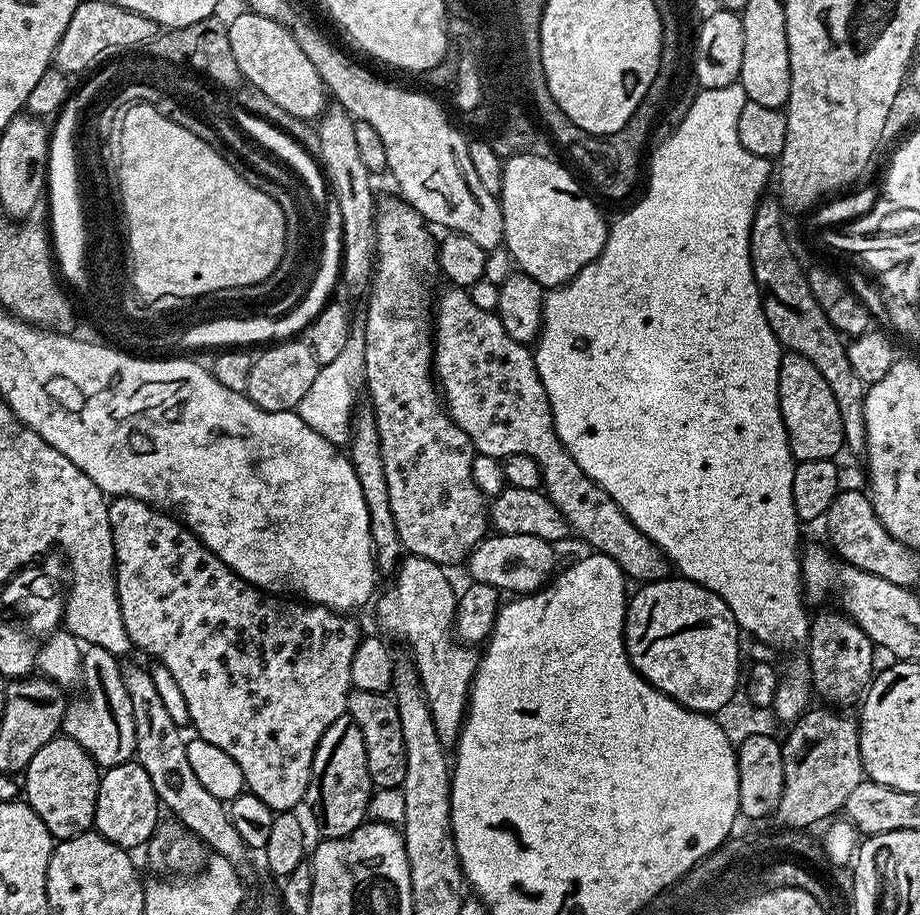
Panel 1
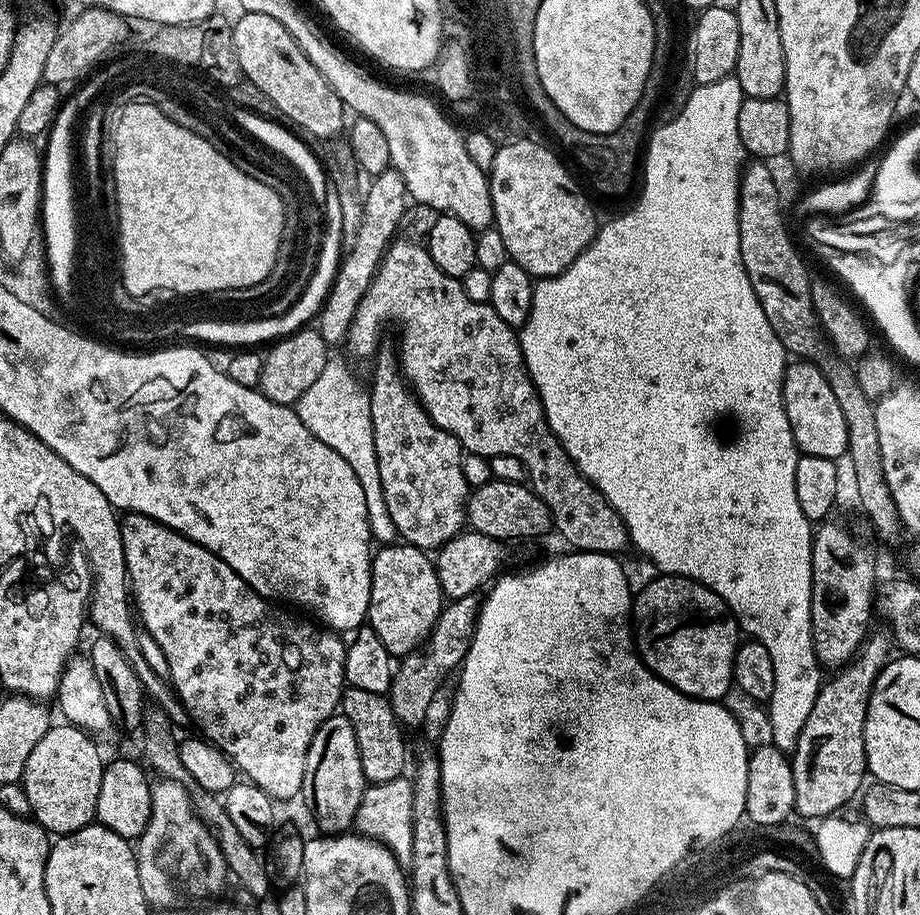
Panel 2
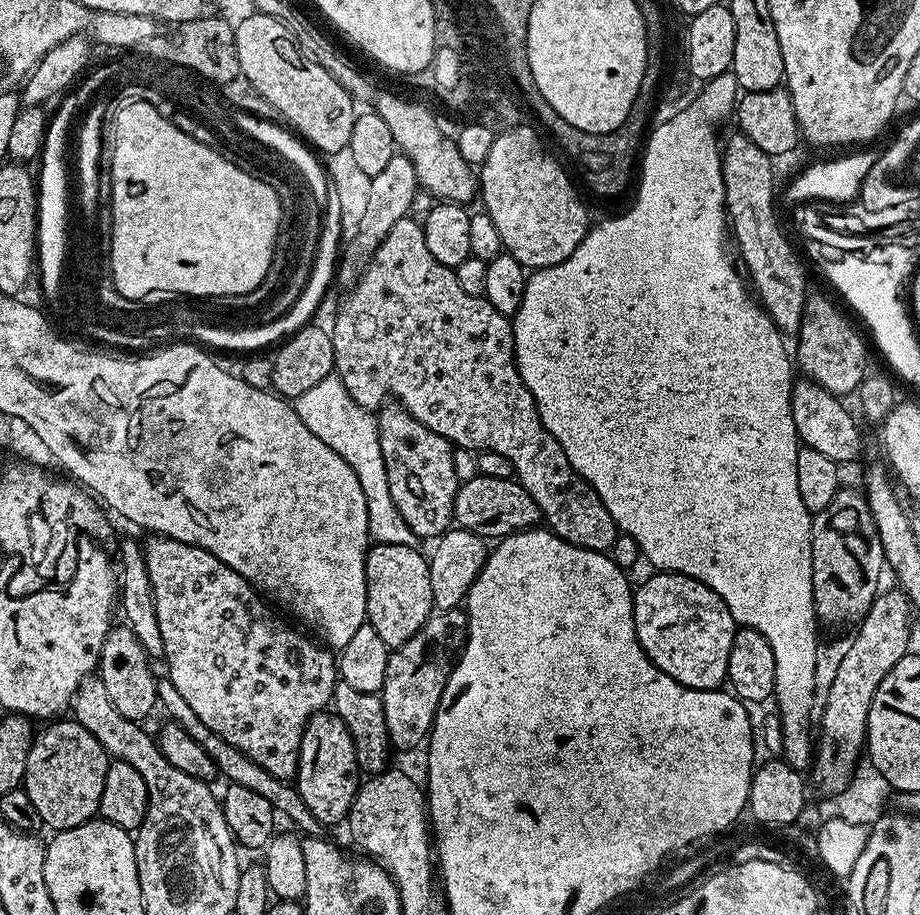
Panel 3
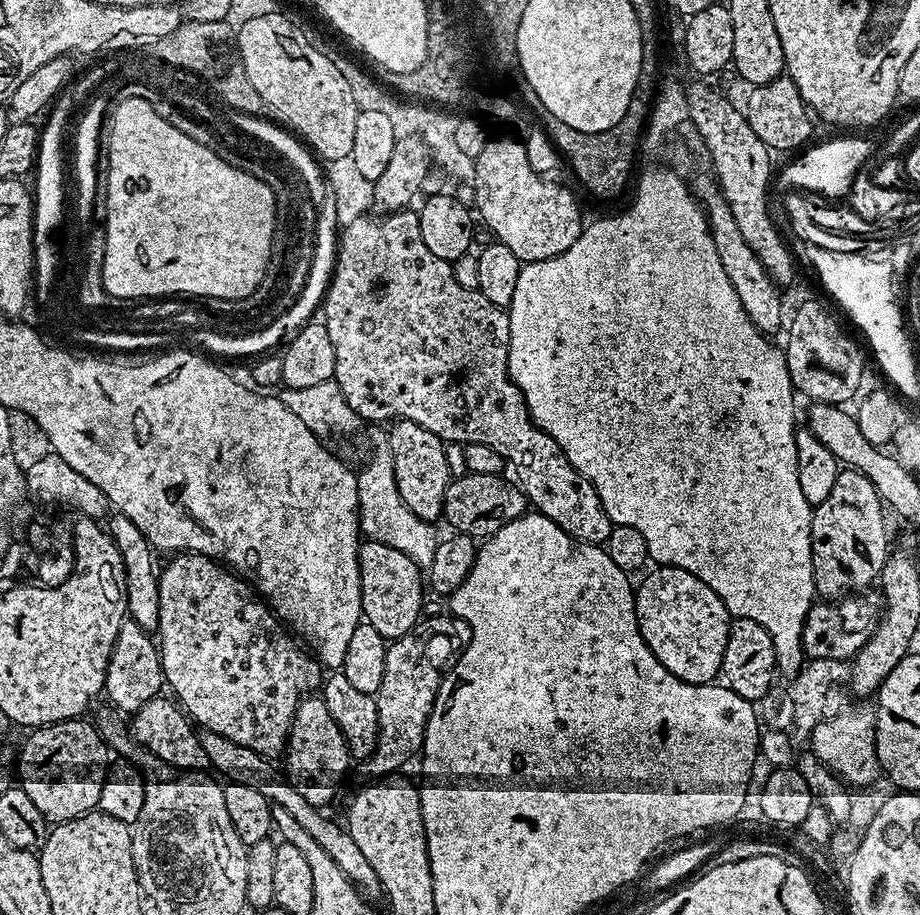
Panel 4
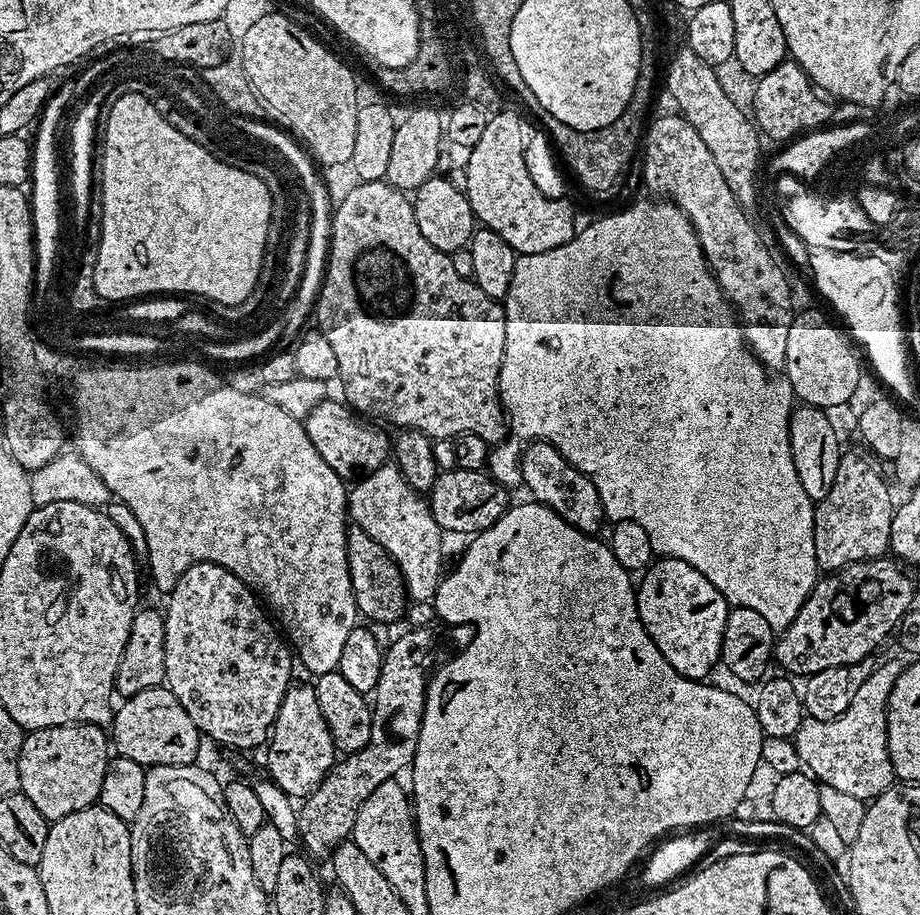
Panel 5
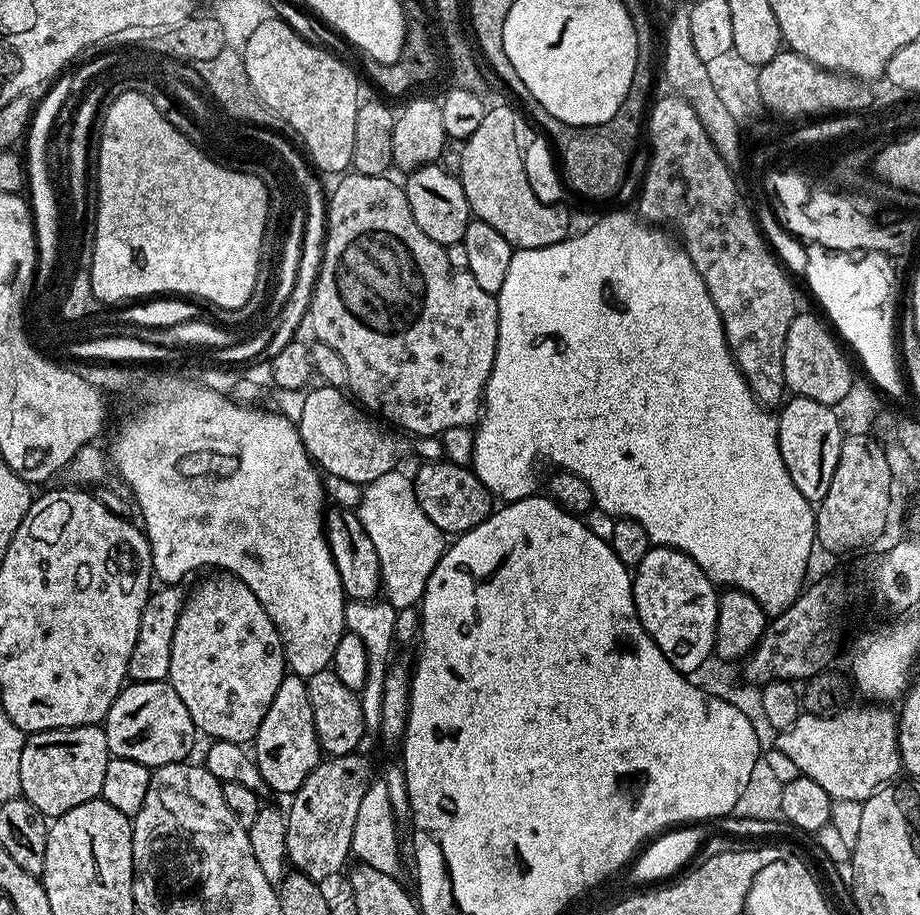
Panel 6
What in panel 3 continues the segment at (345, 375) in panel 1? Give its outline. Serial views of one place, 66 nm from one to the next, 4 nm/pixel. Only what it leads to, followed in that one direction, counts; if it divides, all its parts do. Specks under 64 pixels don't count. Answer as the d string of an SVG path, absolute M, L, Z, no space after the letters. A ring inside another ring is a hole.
M333 374L322 378L315 386L310 386L306 394L294 398L294 407L302 426L310 430L314 438L322 438L334 454L338 454L354 470L358 482L362 485L362 494L366 498L366 518L368 535L375 543L390 546L413 546L417 536L406 526L406 518L398 514L394 498L390 498L390 482L386 478L386 462L382 462L382 442L378 438L378 422L369 409L358 406L350 398L350 390L342 386L340 377Z

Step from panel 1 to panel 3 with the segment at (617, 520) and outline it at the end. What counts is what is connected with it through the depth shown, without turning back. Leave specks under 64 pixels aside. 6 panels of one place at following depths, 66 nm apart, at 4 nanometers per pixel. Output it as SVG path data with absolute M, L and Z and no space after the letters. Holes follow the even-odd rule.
M405 218L397 222L377 247L373 256L370 257L355 284L347 289L348 297L341 302L340 309L336 312L336 321L330 324L332 345L334 346L334 362L336 363L335 375L340 377L342 386L346 386L346 390L350 390L350 398L354 398L354 402L358 402L358 406L376 410L385 403L386 398L391 398L395 403L401 404L411 416L418 418L418 422L422 422L422 426L434 430L434 434L442 434L442 438L449 440L455 447L466 448L476 454L482 452L502 454L502 458L506 458L512 464L515 479L520 481L520 485L526 490L526 494L530 494L530 498L534 498L543 523L558 538L562 538L574 546L607 553L608 547L615 542L616 536L618 537L614 518L610 518L610 510L606 510L602 498L598 498L596 491L576 473L574 466L570 466L570 462L566 458L562 446L558 446L554 434L550 434L550 430L544 428L542 418L538 414L538 406L534 402L526 382L522 382L520 372L516 368L516 347L512 337L512 320L503 316L494 306L490 306L490 302L483 296L466 294L466 290L462 290L462 286L458 286L455 271L442 266L442 262L438 262L438 258L434 258L434 254L430 254L430 249L426 247L426 238L421 221L412 219Z

